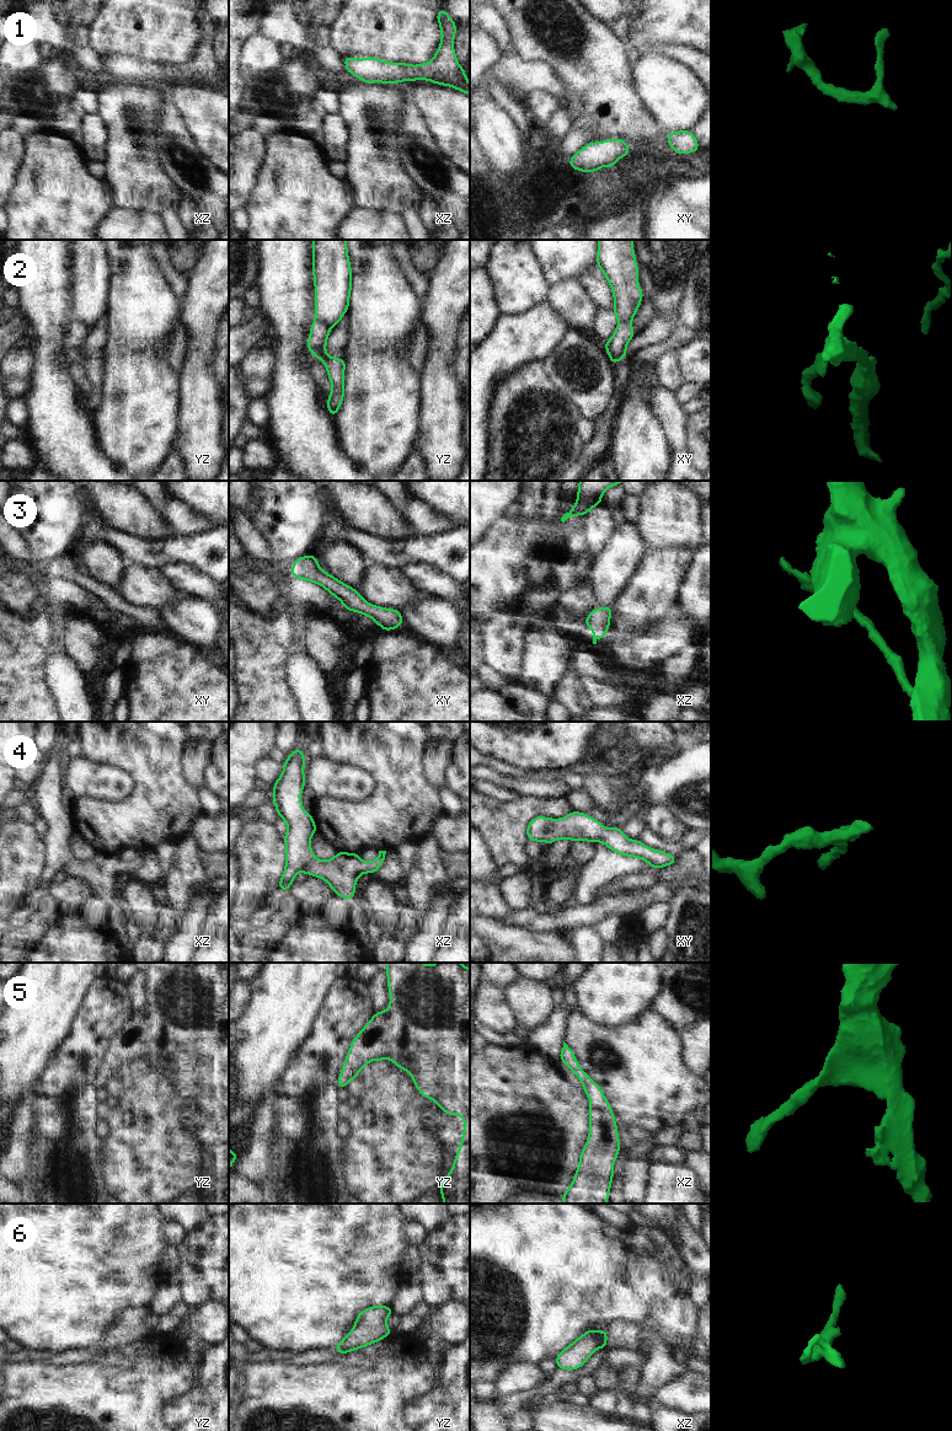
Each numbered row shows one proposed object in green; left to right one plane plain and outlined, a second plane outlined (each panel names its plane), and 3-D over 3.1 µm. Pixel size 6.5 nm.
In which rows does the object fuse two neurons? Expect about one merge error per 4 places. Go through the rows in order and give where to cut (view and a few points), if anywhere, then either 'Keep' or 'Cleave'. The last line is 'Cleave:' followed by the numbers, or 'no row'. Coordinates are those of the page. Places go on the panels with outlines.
1: No split. Keep
2: Split along yz (315, 320), (325, 323), (329, 328). Cleave
3: No split. Keep
4: No split. Keep
5: No split. Keep
6: No split. Keep
Cleave: 2

